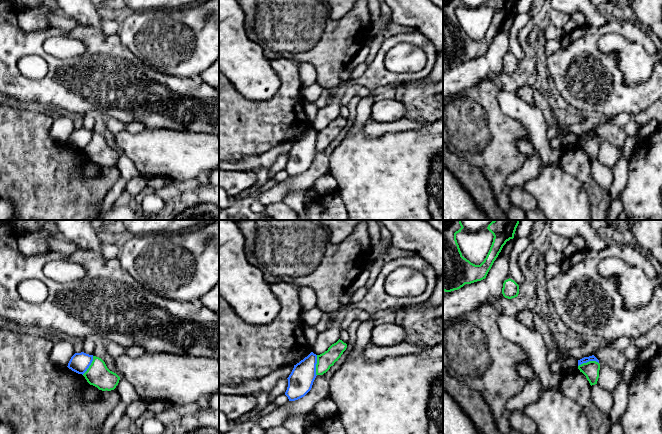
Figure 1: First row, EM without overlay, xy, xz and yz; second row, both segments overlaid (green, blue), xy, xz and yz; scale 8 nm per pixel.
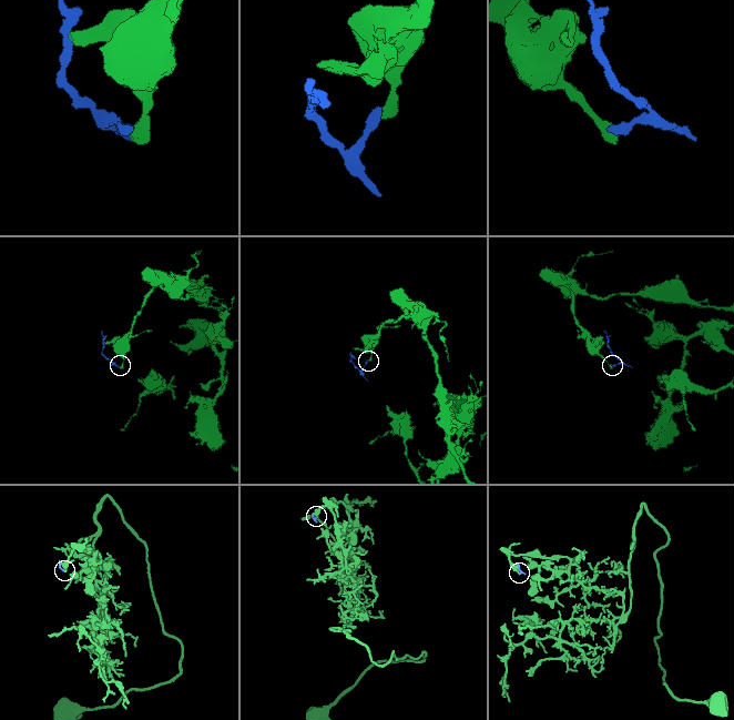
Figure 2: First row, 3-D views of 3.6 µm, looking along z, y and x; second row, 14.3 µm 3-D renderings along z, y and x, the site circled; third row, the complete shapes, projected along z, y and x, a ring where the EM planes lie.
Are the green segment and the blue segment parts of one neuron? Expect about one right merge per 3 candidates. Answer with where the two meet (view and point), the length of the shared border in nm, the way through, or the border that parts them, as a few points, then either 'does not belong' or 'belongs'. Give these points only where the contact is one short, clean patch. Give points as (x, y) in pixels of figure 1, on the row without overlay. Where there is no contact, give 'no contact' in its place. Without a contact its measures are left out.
contact yz (589, 137); length 170 nm; border yz (598, 138), (587, 137), (578, 142); does not belong

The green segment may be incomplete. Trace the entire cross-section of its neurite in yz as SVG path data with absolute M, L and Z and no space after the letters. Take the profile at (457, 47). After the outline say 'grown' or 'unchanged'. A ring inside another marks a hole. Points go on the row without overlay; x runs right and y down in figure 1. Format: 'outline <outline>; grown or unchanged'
outline M443 0L443 67L458 66L465 60L471 60L486 54L494 37L507 17L514 14L518 0L489 0L487 5L493 10L490 26L480 41L475 41L462 32L456 16L456 10L464 4L462 0Z; unchanged

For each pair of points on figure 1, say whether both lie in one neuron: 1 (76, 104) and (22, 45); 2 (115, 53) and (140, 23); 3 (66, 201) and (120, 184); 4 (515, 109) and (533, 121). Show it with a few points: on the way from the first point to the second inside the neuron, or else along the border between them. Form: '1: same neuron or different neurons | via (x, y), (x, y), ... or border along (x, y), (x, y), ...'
1: same neuron | via (58, 87), (49, 78), (51, 62), (40, 51)
2: different neurons | border along (117, 33), (120, 40), (140, 60)
3: different neurons | border along (120, 177), (104, 197), (100, 208)
4: same neuron | via (519, 111), (524, 112), (529, 117)

